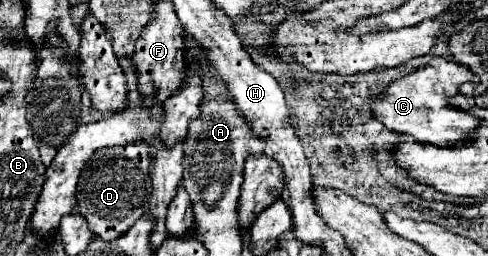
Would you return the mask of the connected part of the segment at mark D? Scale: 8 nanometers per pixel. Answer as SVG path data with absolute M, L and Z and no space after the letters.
M127 144L107 150L97 150L89 158L83 174L79 176L77 212L87 218L87 226L93 236L111 240L125 234L139 216L147 212L147 202L151 198L151 150L149 144Z

